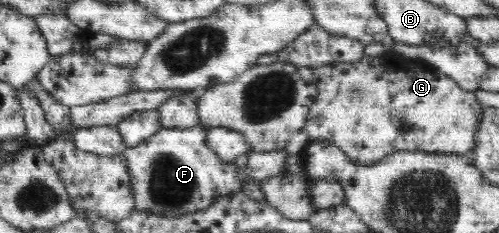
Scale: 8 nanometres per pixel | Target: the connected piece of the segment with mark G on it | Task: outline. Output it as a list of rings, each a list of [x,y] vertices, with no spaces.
[[[387,55],[362,57],[351,63],[334,63],[313,69],[318,90],[309,109],[302,130],[313,141],[326,140],[341,148],[355,163],[379,163],[397,151],[423,151],[443,155],[459,155],[473,151],[477,146],[477,130],[481,126],[483,106],[474,91],[463,90],[455,80],[442,75],[437,69],[423,66],[414,60]]]

